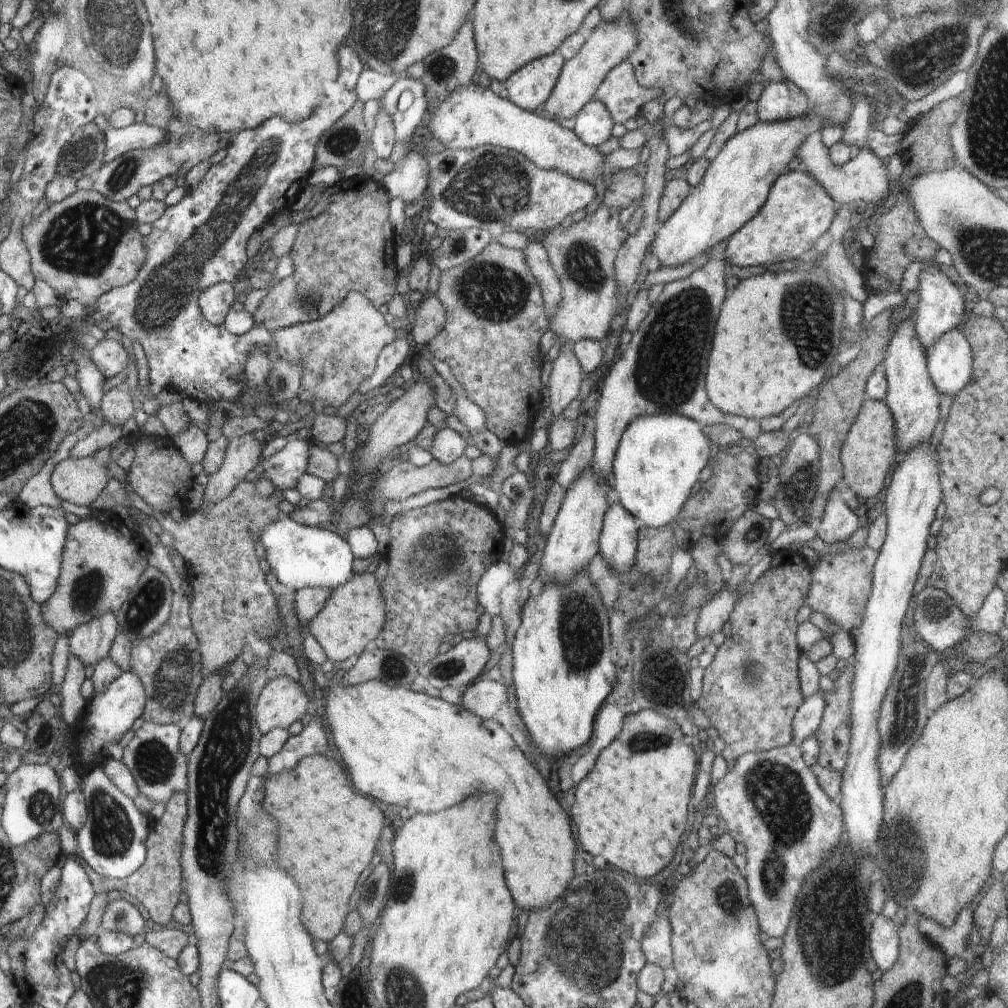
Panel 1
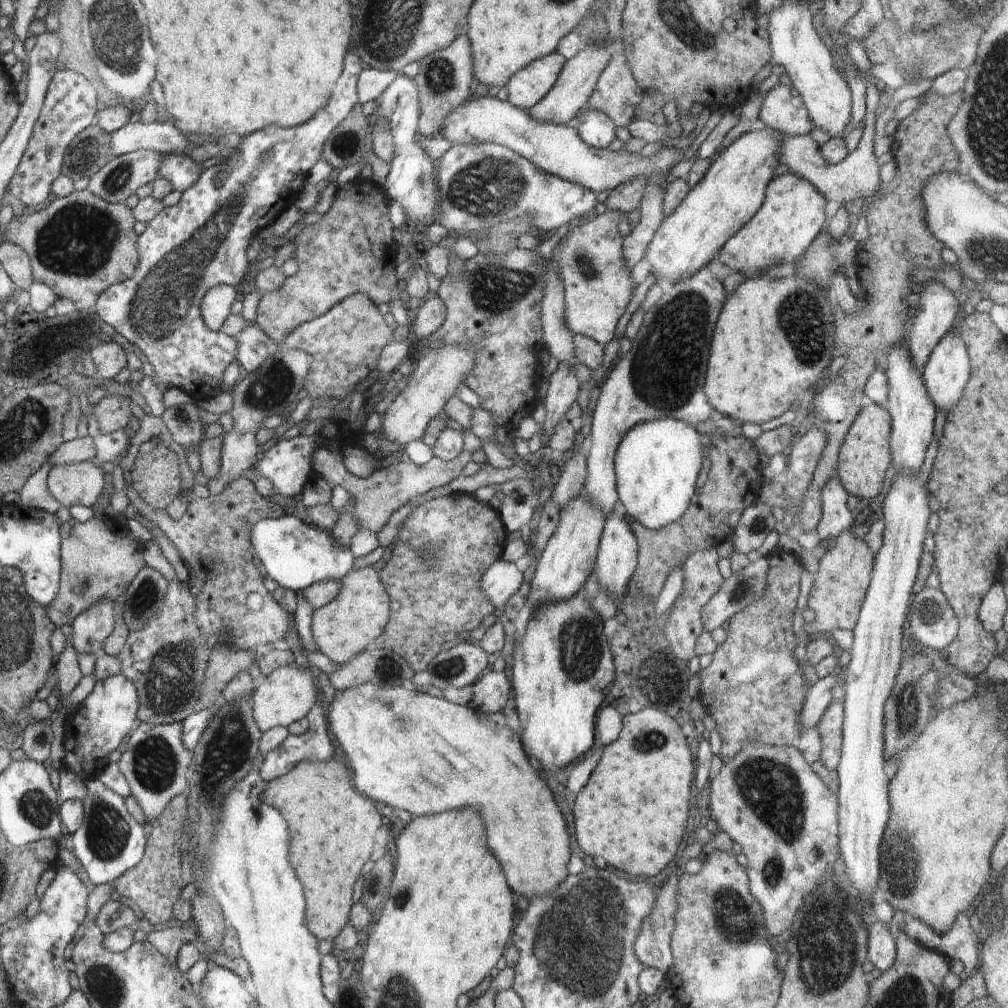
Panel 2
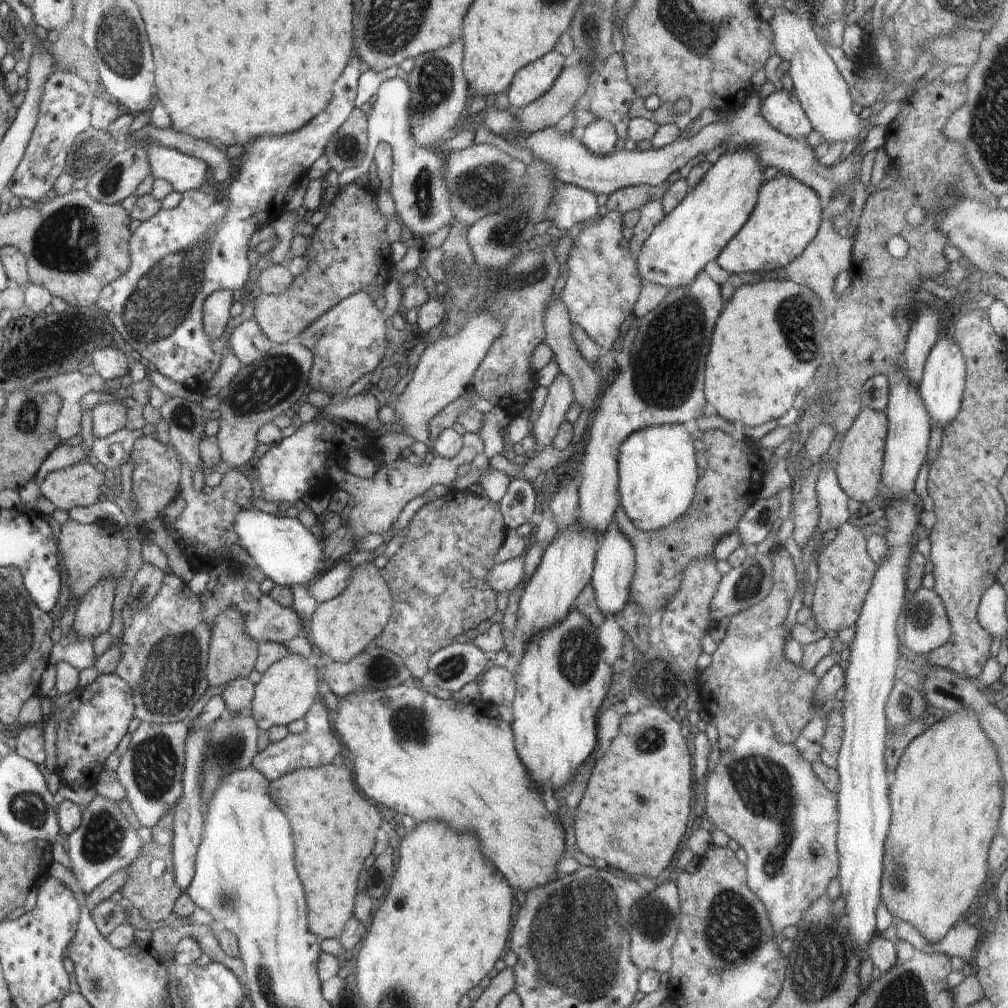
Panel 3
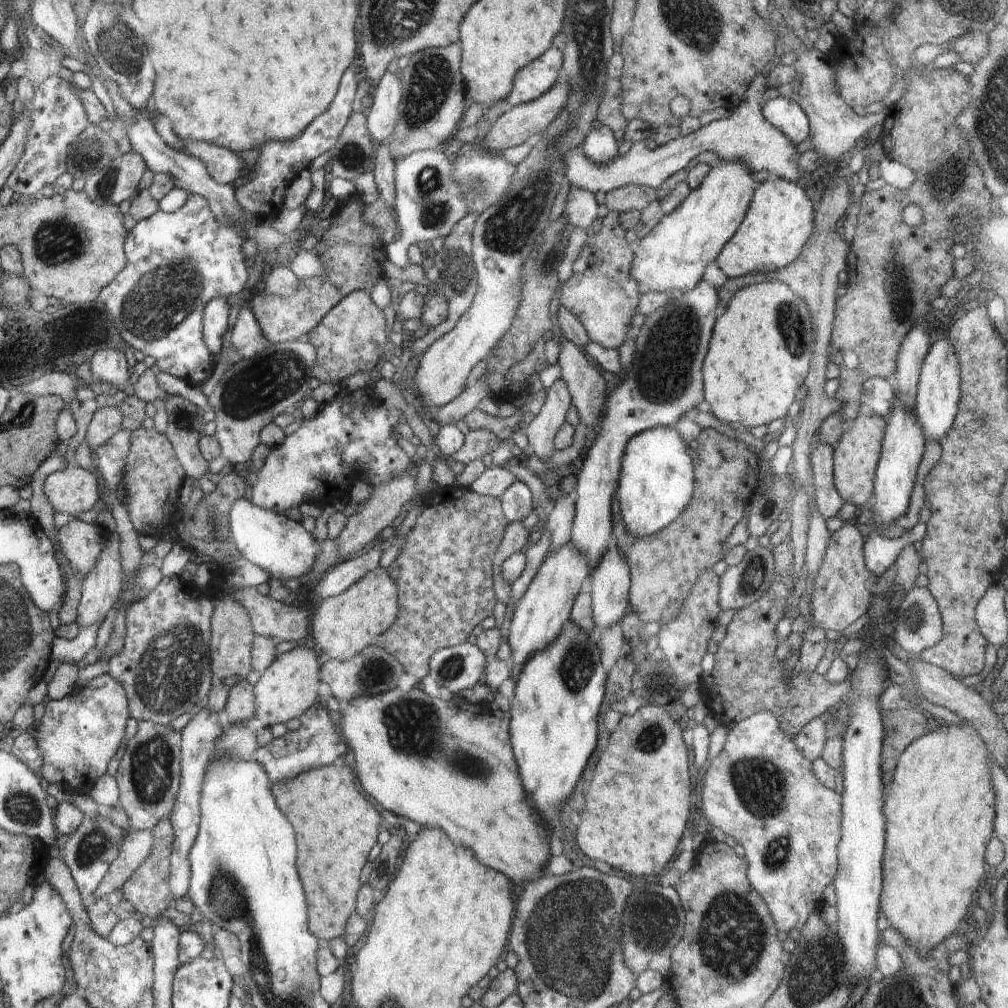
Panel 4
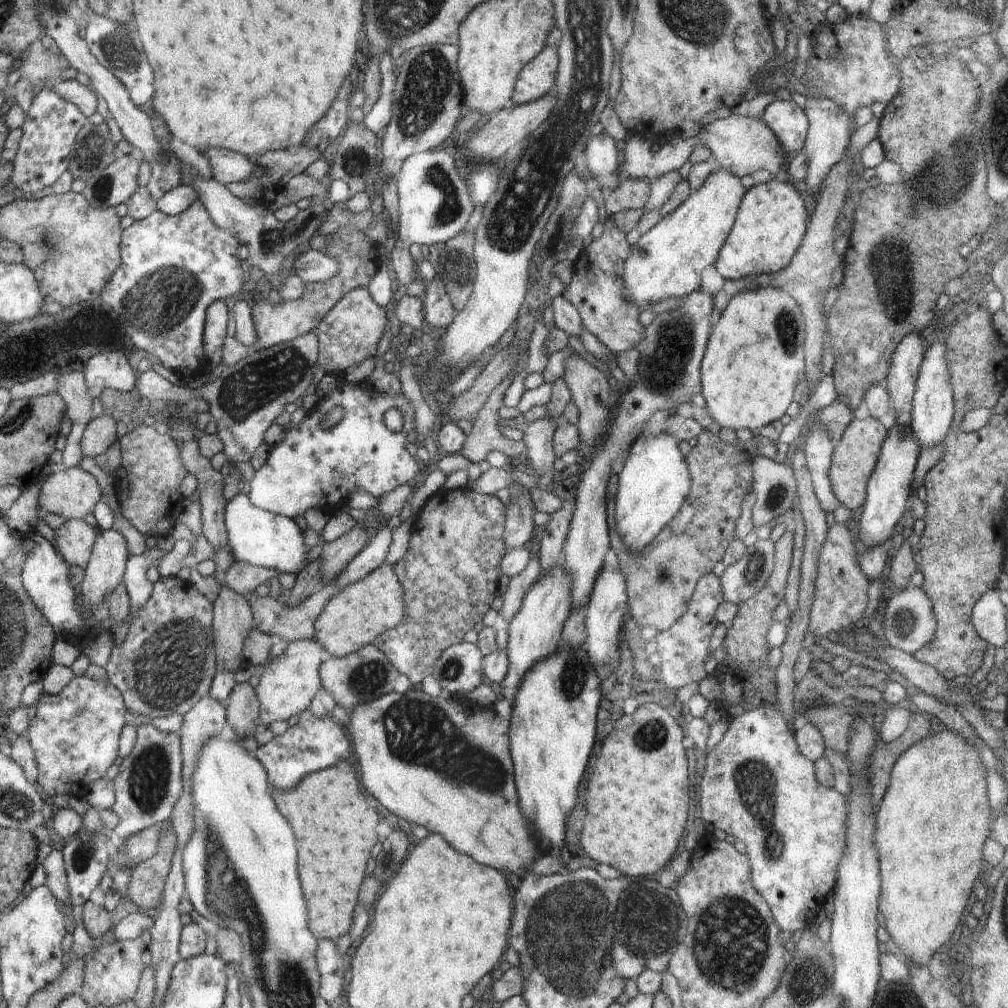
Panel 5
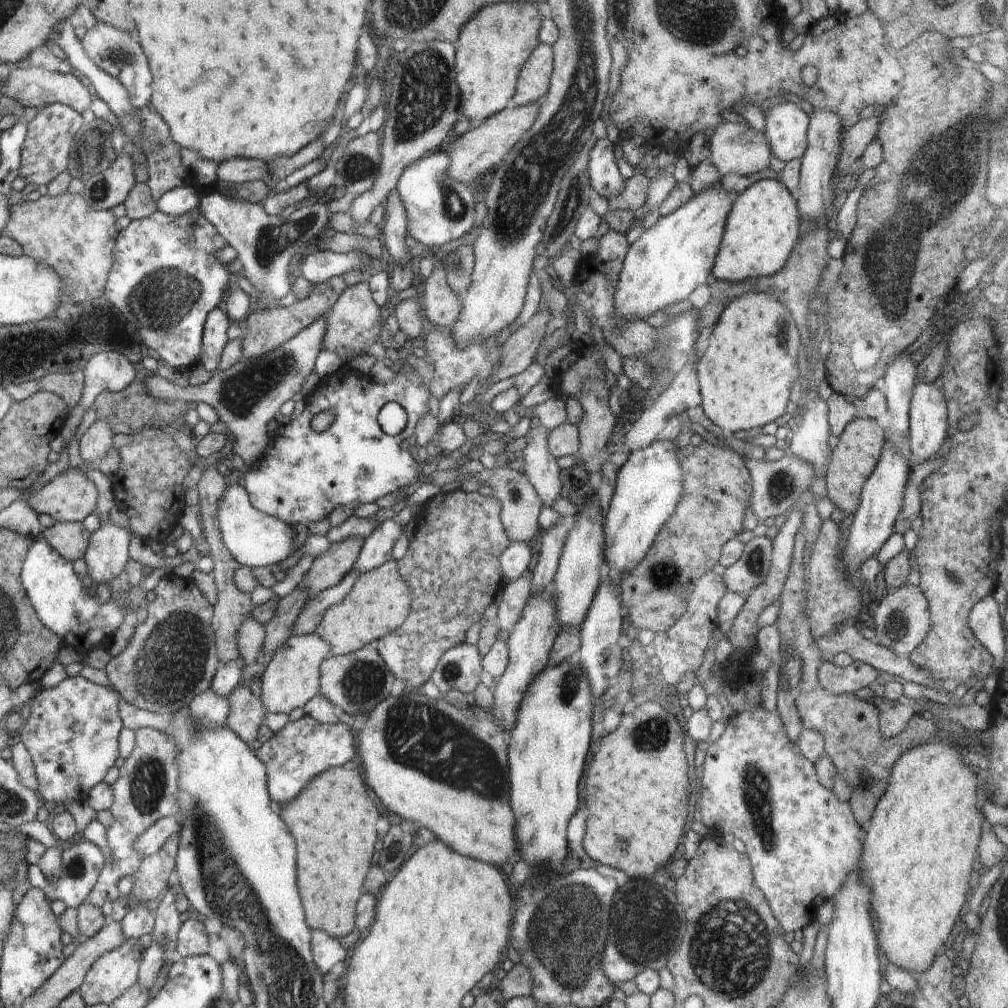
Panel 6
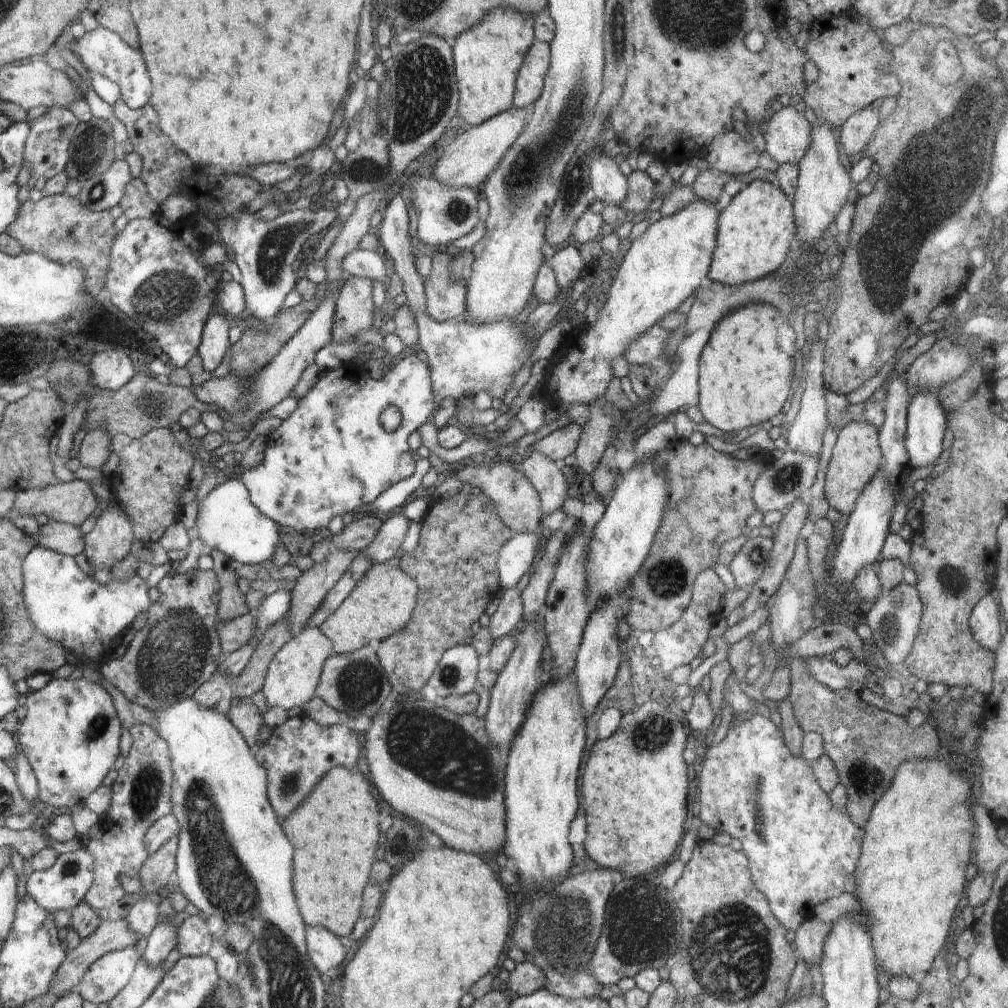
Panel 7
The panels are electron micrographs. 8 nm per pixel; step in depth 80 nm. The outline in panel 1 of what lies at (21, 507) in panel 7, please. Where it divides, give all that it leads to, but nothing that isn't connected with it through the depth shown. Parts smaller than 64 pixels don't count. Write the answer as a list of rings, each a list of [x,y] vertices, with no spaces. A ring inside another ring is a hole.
[[[70,456],[55,464],[51,485],[60,500],[68,500],[78,506],[94,504],[108,484],[109,473],[96,461],[93,456]]]

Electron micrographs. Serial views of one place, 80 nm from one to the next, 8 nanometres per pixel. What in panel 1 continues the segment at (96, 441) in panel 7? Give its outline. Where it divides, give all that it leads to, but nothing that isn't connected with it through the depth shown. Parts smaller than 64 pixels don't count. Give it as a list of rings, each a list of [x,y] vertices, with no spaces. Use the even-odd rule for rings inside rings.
[[[124,386],[105,392],[98,409],[103,420],[114,426],[122,426],[134,414],[131,395],[131,391]]]

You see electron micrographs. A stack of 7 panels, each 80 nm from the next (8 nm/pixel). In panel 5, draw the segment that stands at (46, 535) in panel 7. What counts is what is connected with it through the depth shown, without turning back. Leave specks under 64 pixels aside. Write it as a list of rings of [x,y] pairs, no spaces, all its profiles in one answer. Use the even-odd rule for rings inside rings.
[[[68,519],[55,530],[55,548],[68,564],[86,568],[100,531],[84,519]]]

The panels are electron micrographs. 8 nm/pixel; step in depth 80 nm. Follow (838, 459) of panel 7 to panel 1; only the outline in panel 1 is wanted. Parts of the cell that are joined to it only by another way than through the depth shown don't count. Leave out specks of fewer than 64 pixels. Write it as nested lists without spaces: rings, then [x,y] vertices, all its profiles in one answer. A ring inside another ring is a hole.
[[[866,399],[841,448],[843,478],[850,488],[851,495],[860,495],[864,498],[876,496],[886,485],[884,480],[898,453],[895,420],[891,410],[885,401]]]

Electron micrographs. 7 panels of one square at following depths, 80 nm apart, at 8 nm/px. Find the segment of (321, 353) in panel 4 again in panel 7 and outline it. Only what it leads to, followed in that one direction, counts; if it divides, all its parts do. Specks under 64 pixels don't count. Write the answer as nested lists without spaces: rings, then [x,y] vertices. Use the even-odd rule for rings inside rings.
[[[349,275],[335,298],[335,344],[348,344],[355,340],[360,330],[368,330],[374,322],[372,282],[368,278]]]

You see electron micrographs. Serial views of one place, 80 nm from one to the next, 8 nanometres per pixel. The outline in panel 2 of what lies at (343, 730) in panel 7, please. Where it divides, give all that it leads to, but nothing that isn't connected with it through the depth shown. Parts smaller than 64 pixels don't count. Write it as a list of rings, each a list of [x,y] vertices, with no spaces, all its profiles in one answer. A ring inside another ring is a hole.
[[[324,703],[315,704],[307,714],[309,729],[301,735],[288,735],[286,740],[268,754],[265,754],[260,771],[267,782],[288,774],[302,761],[322,761],[332,756],[332,740],[322,709]]]

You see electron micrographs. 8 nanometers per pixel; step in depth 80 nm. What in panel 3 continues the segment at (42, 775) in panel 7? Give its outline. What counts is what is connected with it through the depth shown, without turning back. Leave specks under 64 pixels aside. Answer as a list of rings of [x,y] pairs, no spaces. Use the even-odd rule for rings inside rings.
[[[115,672],[110,674],[99,674],[92,684],[90,684],[80,698],[76,698],[71,704],[68,704],[62,713],[57,717],[57,756],[58,761],[55,766],[55,772],[61,778],[61,783],[68,781],[94,786],[98,780],[98,774],[104,770],[104,760],[118,748],[118,742],[128,730],[128,724],[132,720],[132,710],[135,704],[132,704],[132,689],[128,683],[120,678]]]

